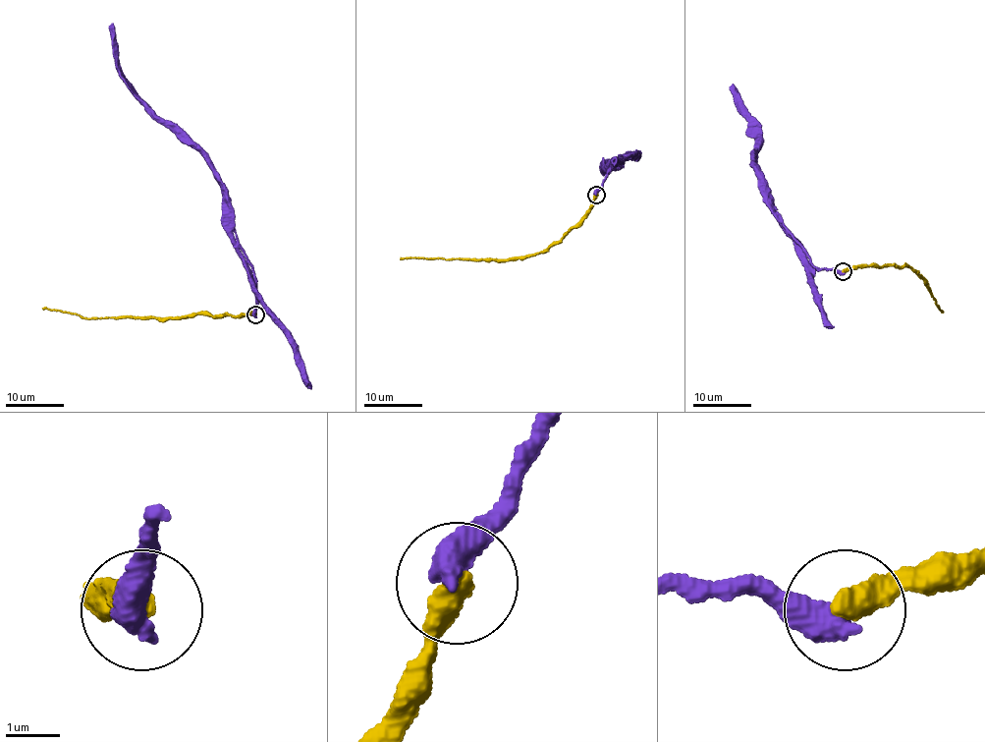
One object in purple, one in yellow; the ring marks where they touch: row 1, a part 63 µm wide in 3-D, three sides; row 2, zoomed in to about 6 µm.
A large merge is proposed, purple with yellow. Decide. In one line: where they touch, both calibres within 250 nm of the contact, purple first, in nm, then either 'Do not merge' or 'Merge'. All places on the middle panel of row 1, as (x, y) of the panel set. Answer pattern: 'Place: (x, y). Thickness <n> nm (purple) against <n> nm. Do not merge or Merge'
Place: (596, 195). Thickness 600 nm (purple) against 480 nm. Merge

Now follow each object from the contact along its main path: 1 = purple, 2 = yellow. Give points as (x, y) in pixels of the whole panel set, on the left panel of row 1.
1: (255, 313), (248, 258), (239, 242), (224, 188), (212, 165), (134, 92), (119, 71), (113, 23)
2: (255, 313), (233, 316), (200, 313), (157, 319), (112, 317), (86, 319), (75, 313), (41, 308)

